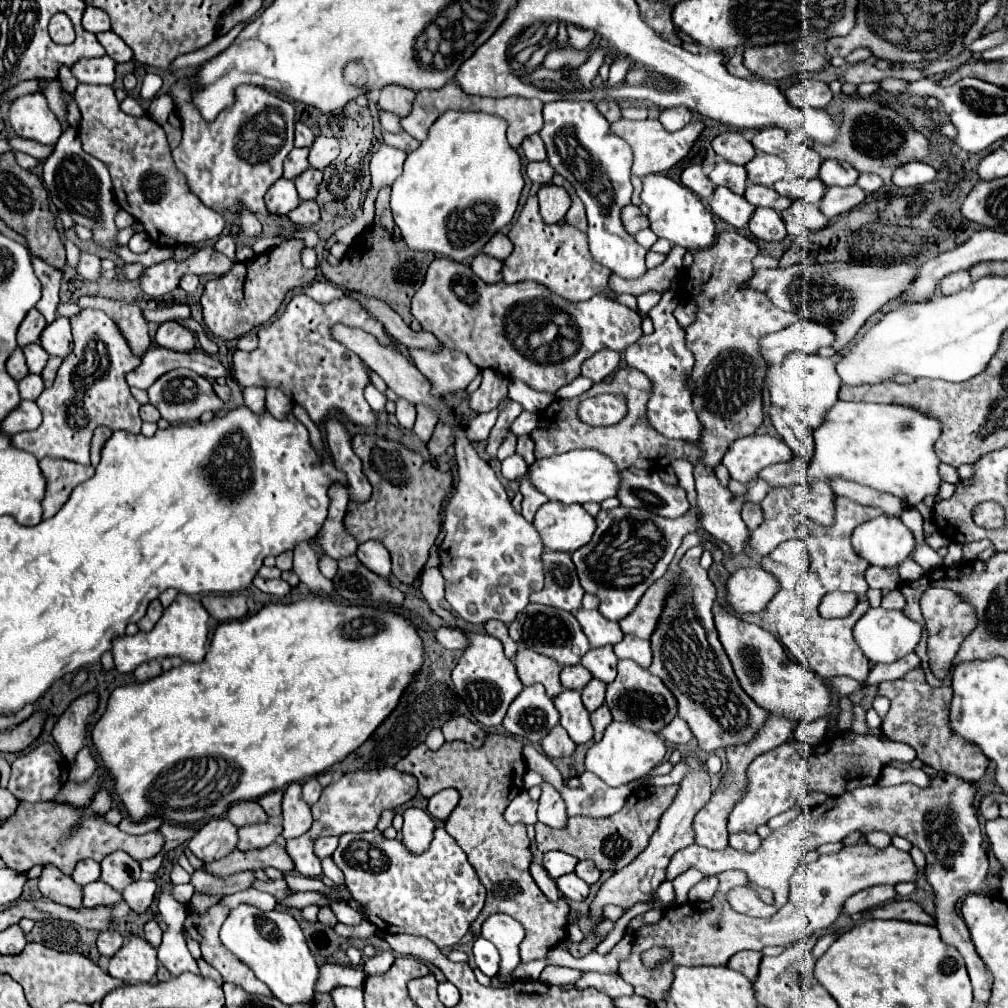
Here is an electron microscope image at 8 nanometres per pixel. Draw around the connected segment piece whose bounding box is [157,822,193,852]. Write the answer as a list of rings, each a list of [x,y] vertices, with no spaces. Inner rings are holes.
[[[163,822],[161,828],[157,832],[163,832],[163,852],[169,852],[173,848],[177,848],[179,844],[187,842],[191,836],[193,836],[193,830],[185,828],[185,826],[177,826],[177,824],[169,824],[169,822]]]

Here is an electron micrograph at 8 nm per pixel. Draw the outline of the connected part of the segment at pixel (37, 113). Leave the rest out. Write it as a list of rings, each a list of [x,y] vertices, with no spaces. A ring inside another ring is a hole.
[[[41,92],[13,100],[9,108],[9,124],[17,136],[37,140],[39,144],[55,144],[61,136],[61,126]]]

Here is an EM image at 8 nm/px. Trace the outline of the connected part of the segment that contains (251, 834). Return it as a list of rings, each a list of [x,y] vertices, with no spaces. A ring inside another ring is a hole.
[[[275,822],[267,824],[251,824],[239,828],[239,850],[255,850],[255,848],[267,848],[269,844],[275,842],[275,838],[281,834],[281,826]]]

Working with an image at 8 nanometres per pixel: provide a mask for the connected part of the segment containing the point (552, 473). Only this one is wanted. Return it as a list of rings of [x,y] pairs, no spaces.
[[[571,450],[567,454],[535,460],[531,466],[527,466],[525,478],[537,492],[545,494],[549,500],[559,500],[563,504],[603,502],[605,498],[615,496],[619,488],[619,470],[607,456],[595,450]]]

